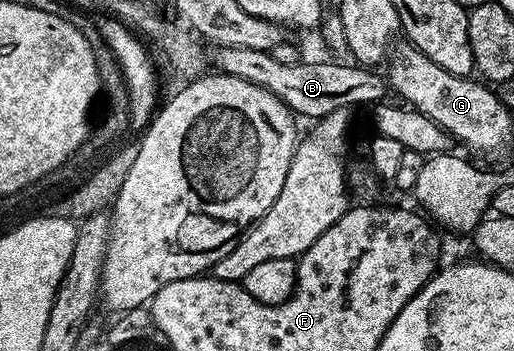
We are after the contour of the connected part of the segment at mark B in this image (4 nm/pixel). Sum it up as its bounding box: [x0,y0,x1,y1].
[215,48,389,122]

